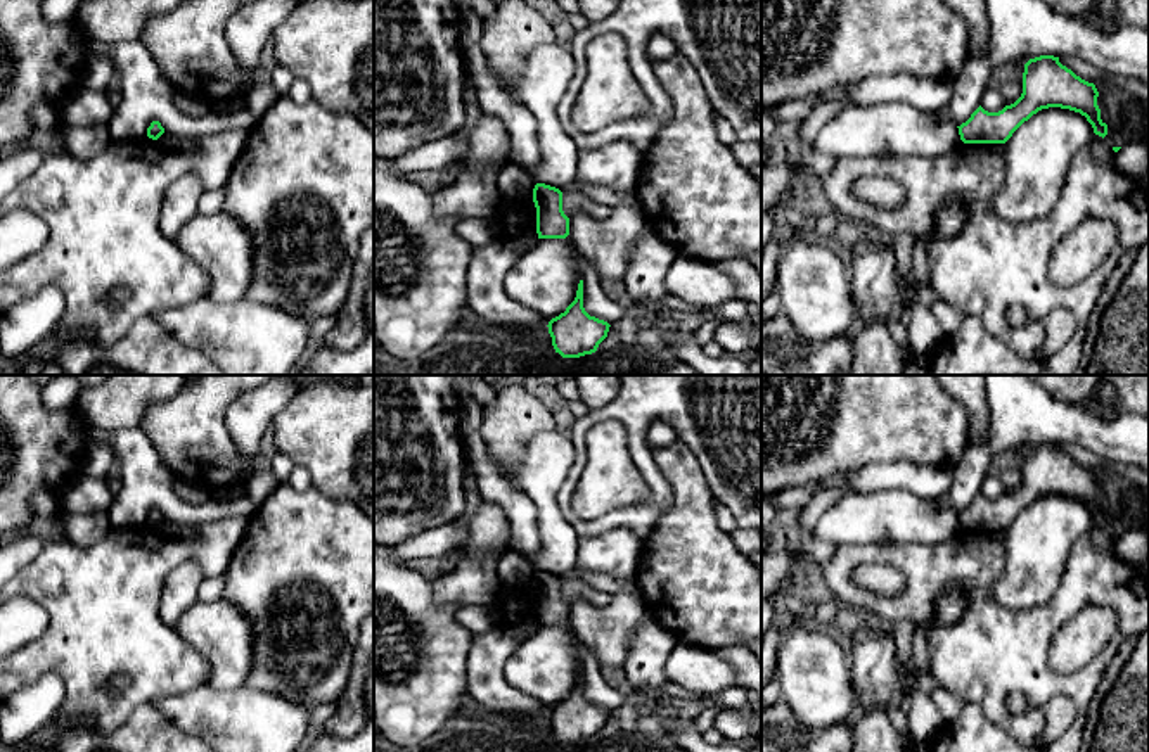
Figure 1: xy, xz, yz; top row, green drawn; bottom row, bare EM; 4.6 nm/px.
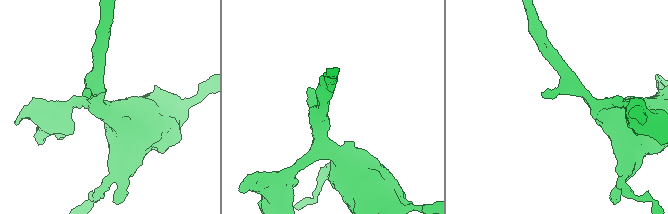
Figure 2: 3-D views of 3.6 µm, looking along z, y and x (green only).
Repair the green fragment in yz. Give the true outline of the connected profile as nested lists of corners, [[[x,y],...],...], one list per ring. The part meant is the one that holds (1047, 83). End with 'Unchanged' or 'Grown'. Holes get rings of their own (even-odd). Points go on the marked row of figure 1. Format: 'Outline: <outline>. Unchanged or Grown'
Outline: [[[1040,55],[1024,64],[1023,93],[998,112],[981,105],[959,128],[964,143],[1005,143],[1033,114],[1049,107],[1080,112],[1099,137],[1107,135],[1097,105],[1099,92],[1094,83],[1076,76],[1059,62],[1059,57]]]. Unchanged

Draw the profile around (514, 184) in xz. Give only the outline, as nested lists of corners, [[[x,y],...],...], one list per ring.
[[[505,164],[497,175],[497,187],[505,202],[519,202],[528,197],[536,182],[535,176],[517,164]]]

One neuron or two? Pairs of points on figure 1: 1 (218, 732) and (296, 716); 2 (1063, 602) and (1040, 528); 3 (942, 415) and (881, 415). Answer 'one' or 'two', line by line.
1: one
2: two
3: one

